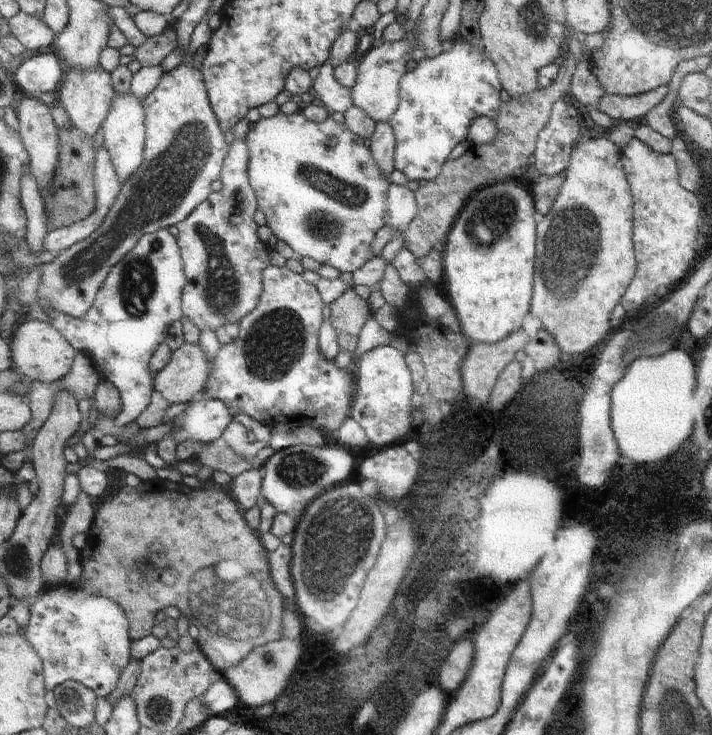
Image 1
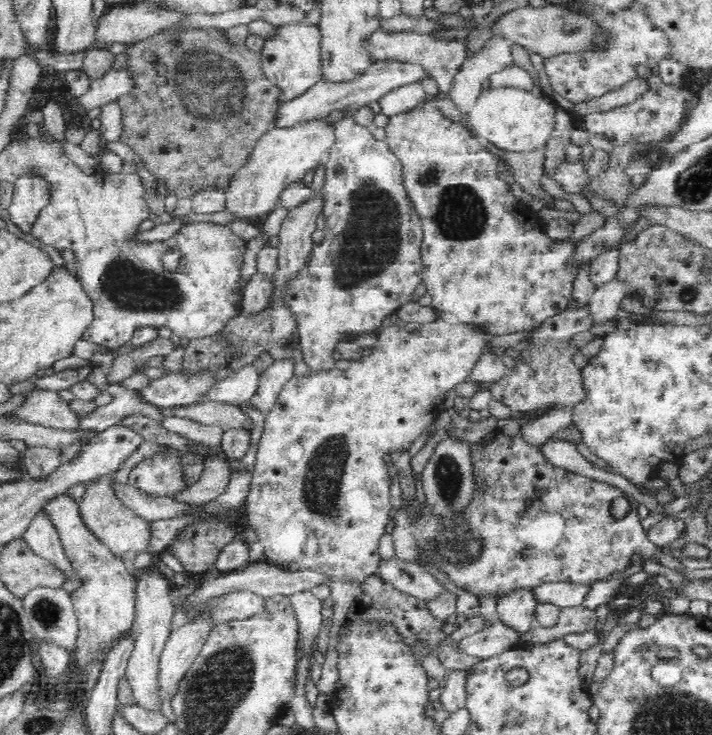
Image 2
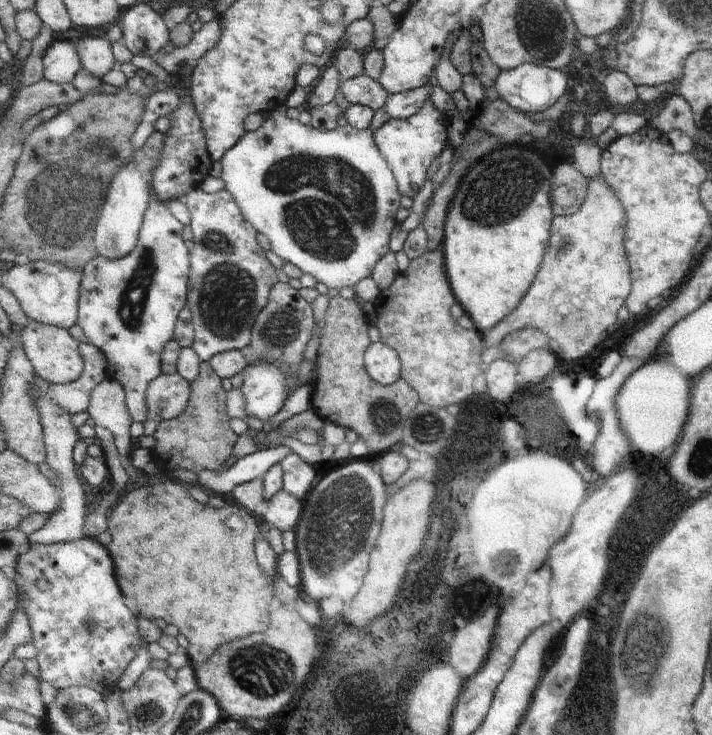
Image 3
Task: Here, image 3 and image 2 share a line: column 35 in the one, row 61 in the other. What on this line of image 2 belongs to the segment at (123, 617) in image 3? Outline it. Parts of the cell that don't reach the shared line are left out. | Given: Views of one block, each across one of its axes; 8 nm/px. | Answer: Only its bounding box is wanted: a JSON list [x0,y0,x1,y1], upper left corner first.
[543,2,669,105]

